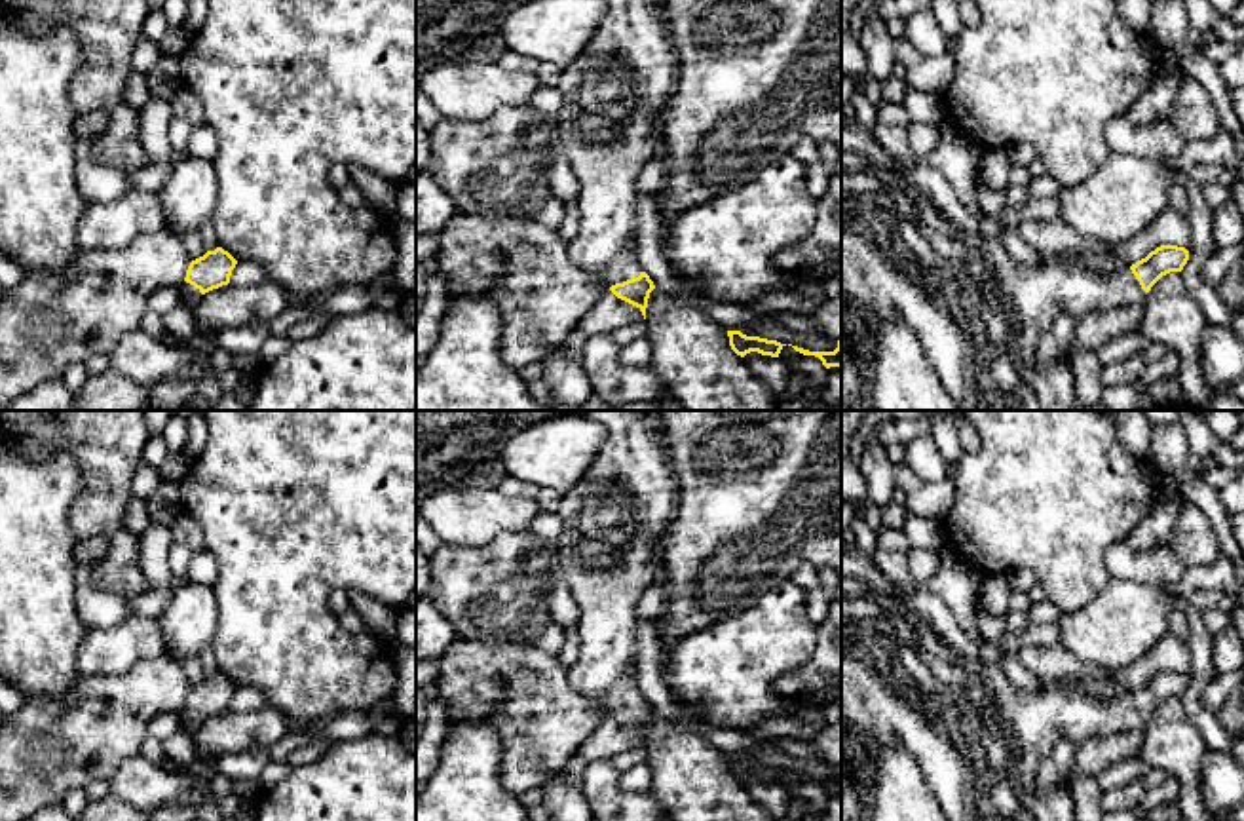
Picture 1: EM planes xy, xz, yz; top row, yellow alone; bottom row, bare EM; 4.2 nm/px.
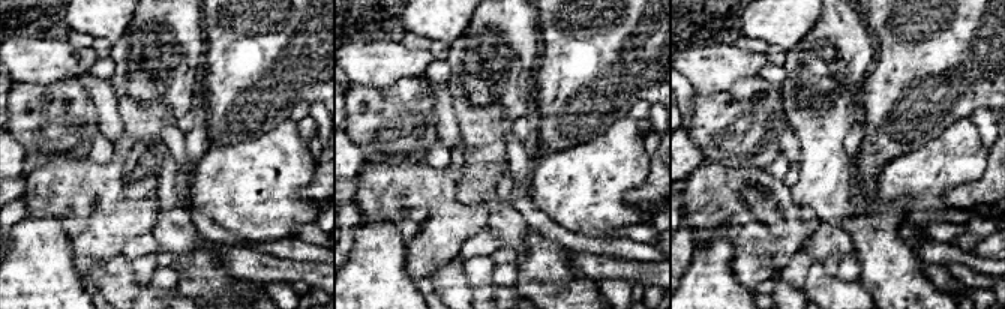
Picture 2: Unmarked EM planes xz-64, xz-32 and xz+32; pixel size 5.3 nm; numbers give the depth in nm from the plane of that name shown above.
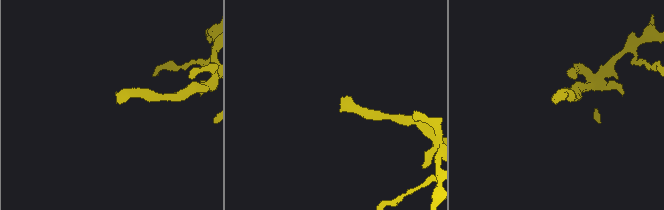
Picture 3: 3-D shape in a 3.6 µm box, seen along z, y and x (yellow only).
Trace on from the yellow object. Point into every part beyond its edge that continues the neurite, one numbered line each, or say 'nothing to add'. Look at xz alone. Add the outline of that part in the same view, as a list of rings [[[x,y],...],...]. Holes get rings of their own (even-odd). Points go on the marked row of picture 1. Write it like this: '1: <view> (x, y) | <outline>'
1: xz (616, 92) | [[[602,0],[606,10],[593,40],[562,68],[564,105],[555,116],[564,154],[579,182],[579,232],[568,243],[570,260],[602,276],[608,285],[638,277],[638,194],[644,165],[665,154],[663,116],[674,91],[678,53],[659,0]]]

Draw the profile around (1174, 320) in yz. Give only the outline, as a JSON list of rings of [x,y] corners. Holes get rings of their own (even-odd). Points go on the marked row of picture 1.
[[[1170,272],[1162,276],[1147,293],[1145,315],[1141,323],[1141,336],[1153,344],[1160,344],[1166,350],[1174,350],[1179,359],[1176,380],[1181,386],[1185,405],[1195,410],[1210,410],[1212,388],[1200,374],[1200,338],[1206,327],[1206,315],[1195,296],[1185,289],[1181,272]]]

